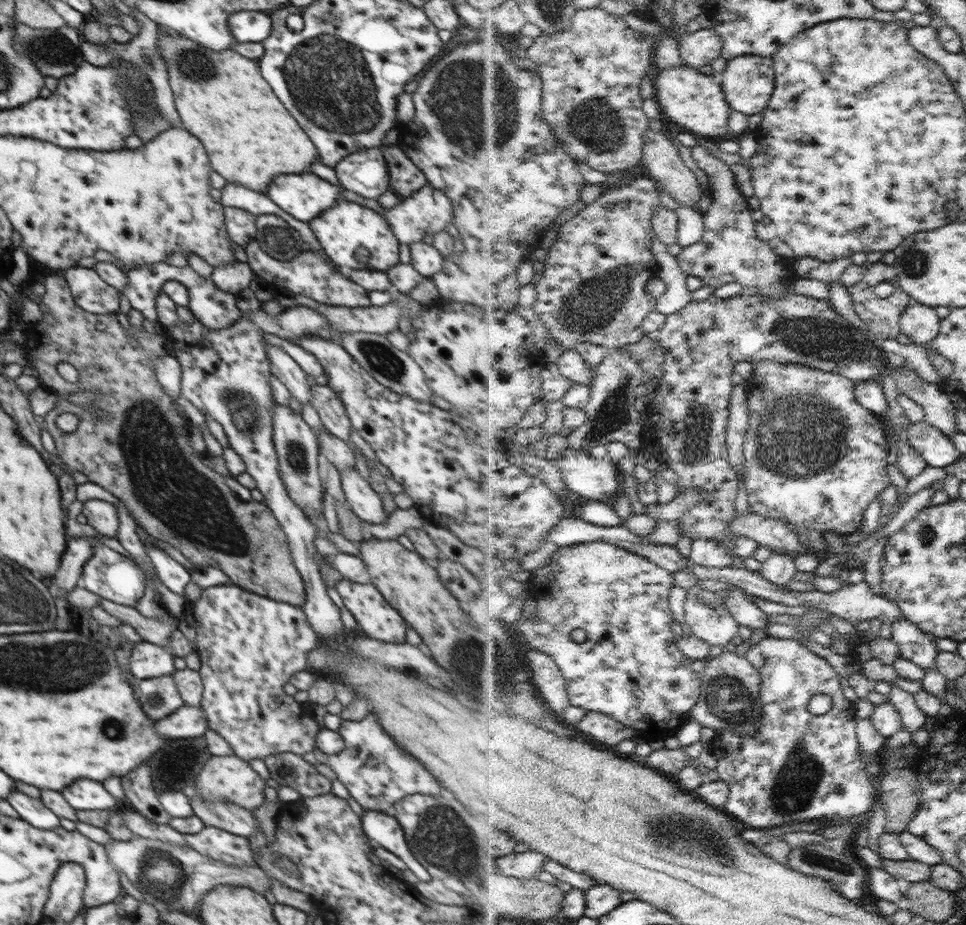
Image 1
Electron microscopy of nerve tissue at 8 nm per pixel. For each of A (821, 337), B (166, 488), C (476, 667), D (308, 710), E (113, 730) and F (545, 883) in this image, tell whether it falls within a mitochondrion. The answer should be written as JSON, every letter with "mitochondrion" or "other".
{"A":"mitochondrion","B":"mitochondrion","C":"mitochondrion","D":"other","E":"mitochondrion","F":"other"}

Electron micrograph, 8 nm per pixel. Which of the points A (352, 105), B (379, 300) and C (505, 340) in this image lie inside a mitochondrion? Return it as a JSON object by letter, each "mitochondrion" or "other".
{"A":"mitochondrion","B":"other","C":"other"}

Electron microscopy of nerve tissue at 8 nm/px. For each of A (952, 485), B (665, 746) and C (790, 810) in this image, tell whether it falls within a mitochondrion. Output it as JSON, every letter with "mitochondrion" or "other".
{"A":"other","B":"other","C":"mitochondrion"}

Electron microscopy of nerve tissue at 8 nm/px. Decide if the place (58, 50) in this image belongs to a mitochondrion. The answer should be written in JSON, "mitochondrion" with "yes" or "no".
{"mitochondrion":"yes"}

